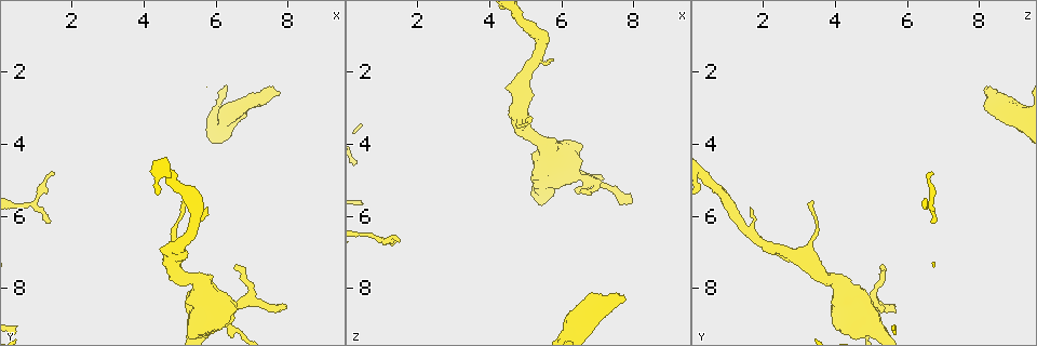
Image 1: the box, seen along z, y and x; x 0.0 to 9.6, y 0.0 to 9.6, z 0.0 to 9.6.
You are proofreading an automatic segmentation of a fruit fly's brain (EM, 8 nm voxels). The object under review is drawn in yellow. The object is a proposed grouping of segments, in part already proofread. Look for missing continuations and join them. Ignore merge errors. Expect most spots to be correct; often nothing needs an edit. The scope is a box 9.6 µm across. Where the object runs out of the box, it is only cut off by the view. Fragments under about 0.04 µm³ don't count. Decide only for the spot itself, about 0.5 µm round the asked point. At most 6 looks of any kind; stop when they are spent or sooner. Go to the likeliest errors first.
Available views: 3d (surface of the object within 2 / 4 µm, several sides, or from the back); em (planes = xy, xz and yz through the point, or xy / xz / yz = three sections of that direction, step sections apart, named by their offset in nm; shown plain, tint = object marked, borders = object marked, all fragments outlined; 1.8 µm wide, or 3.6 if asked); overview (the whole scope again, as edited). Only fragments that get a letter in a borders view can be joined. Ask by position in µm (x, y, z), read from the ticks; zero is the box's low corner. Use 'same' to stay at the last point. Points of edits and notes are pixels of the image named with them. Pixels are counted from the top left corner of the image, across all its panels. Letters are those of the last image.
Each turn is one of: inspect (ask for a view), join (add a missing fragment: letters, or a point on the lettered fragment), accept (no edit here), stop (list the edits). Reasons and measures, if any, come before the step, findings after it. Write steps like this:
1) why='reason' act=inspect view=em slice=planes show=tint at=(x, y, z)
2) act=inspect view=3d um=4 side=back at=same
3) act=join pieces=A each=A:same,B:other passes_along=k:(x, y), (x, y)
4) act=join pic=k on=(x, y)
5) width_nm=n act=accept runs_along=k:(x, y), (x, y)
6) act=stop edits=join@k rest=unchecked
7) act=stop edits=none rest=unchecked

why='branch stops here' act=inspect view=3d um=2 at=(7.90, 8.50, 5.65)

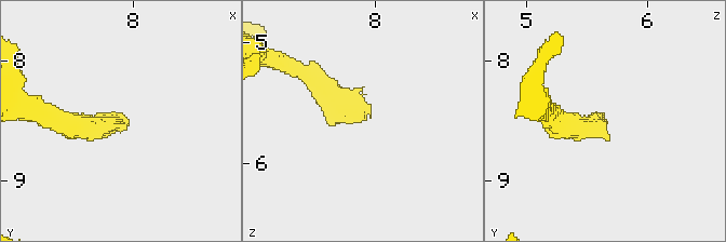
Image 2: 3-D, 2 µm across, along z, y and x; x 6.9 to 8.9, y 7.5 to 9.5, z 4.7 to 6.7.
act=inspect view=em slice=planes show=tint at=(7.94, 8.50, 5.62)

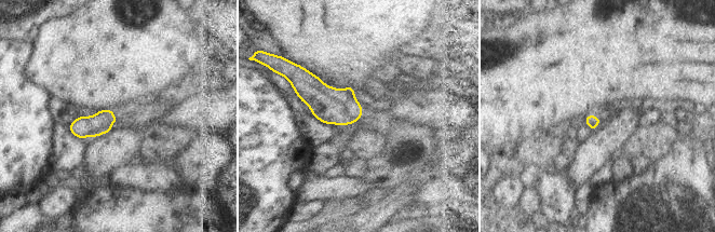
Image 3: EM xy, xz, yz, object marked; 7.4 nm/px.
act=inspect view=em slice=planes show=borders at=same

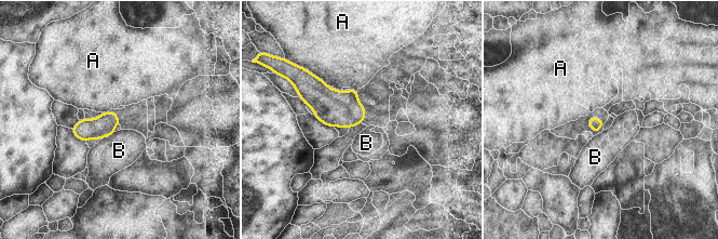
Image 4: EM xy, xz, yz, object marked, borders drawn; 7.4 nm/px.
act=accept each=A:other,B:other border=4:(114, 131), (108, 136) found='none of them fits'

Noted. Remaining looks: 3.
why='branch stops here' act=inspect view=3d um=2 at=(7.75, 2.65, 8.25)

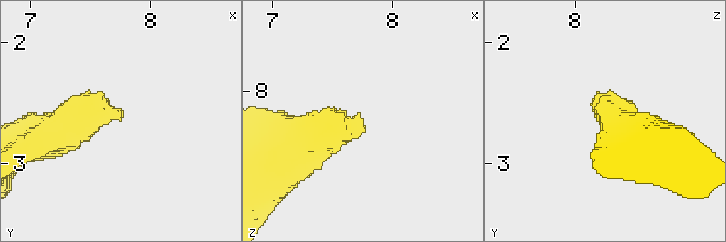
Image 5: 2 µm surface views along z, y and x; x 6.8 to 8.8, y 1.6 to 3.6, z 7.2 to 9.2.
why='shape alone is not enough' act=inspect view=em slice=planes show=tint at=(7.74, 2.64, 8.22)

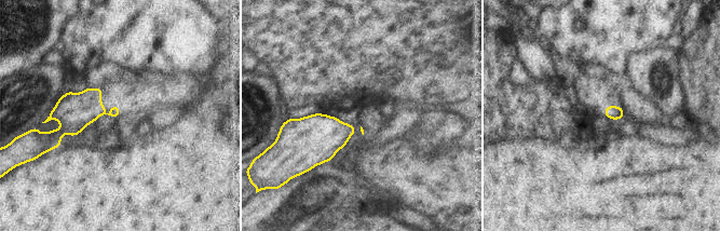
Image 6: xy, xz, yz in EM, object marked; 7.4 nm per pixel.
act=inspect view=em slice=planes show=borders at=same

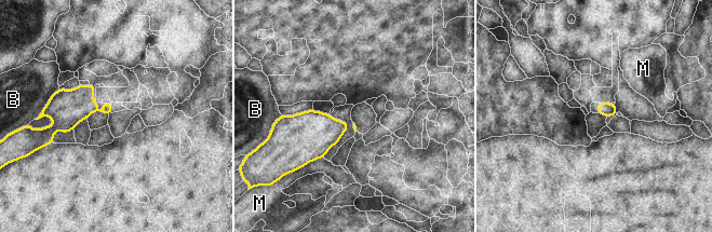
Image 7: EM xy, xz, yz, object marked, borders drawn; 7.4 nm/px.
act=accept each=B:other,M:other border=7:(323, 157), (310, 161), (300, 167) found='no lettered fragment goes on from it'

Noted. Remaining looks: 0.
act=stop edits=none rest=unchecked

